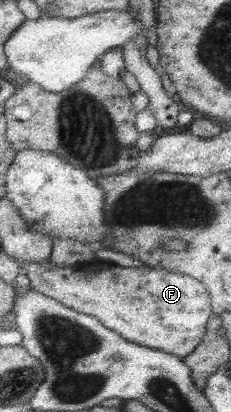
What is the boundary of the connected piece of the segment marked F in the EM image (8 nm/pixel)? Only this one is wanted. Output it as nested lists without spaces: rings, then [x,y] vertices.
[[[94,258],[92,261],[73,266],[58,266],[50,260],[22,264],[21,272],[27,274],[32,289],[42,292],[68,305],[77,311],[98,317],[107,328],[120,333],[128,340],[148,348],[155,348],[185,358],[192,354],[206,338],[210,319],[214,314],[212,296],[203,282],[194,276],[172,272],[171,269],[142,265],[140,267],[121,267]]]

